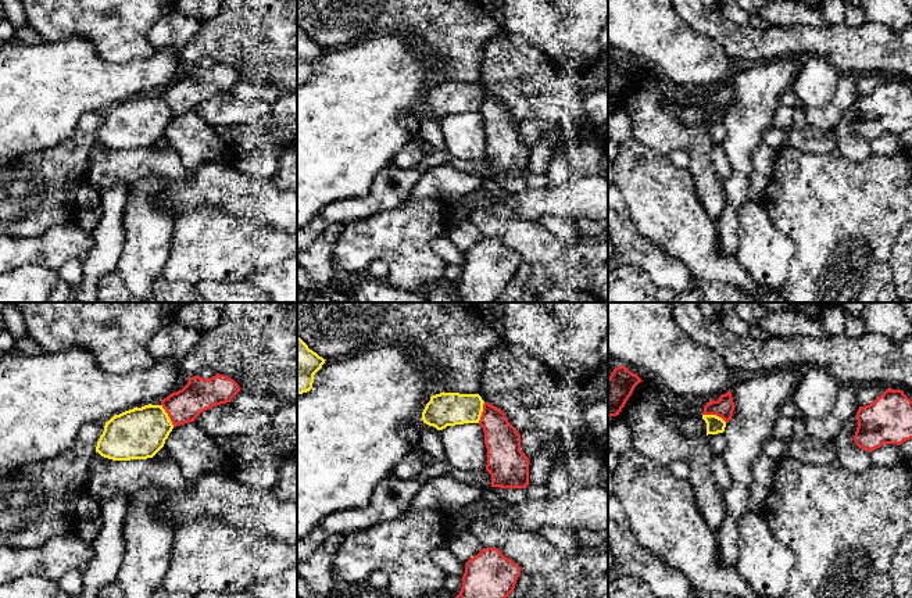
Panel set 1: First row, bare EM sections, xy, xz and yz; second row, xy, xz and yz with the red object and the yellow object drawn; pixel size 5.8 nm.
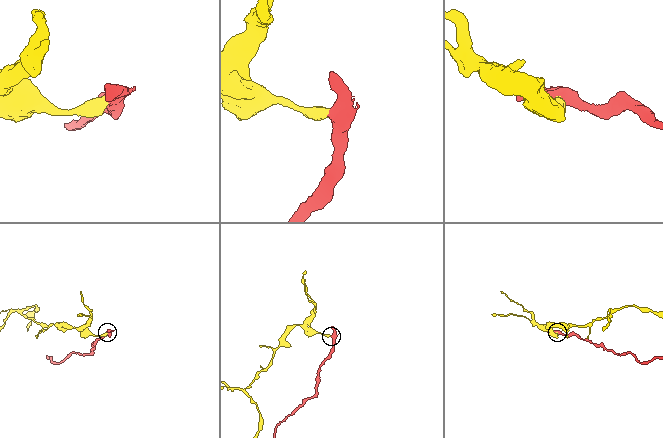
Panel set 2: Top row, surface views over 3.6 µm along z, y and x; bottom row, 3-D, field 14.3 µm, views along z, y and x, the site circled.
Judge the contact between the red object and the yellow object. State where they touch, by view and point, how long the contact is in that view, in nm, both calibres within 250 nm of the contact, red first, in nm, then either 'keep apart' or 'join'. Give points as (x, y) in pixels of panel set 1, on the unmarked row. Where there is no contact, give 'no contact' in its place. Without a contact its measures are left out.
meets red in yz at (715, 103); contact 150 nm long; 120 nm thick on the red side, 100 nm on the other; keep apart

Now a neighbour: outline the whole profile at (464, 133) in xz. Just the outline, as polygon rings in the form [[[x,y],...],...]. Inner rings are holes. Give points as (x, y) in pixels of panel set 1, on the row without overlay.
[[[479,112],[447,115],[440,119],[446,150],[451,157],[465,161],[484,161],[487,137]]]

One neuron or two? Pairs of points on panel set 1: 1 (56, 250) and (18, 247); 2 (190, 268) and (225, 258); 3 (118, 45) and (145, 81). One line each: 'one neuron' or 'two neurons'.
1: one neuron
2: one neuron
3: two neurons

